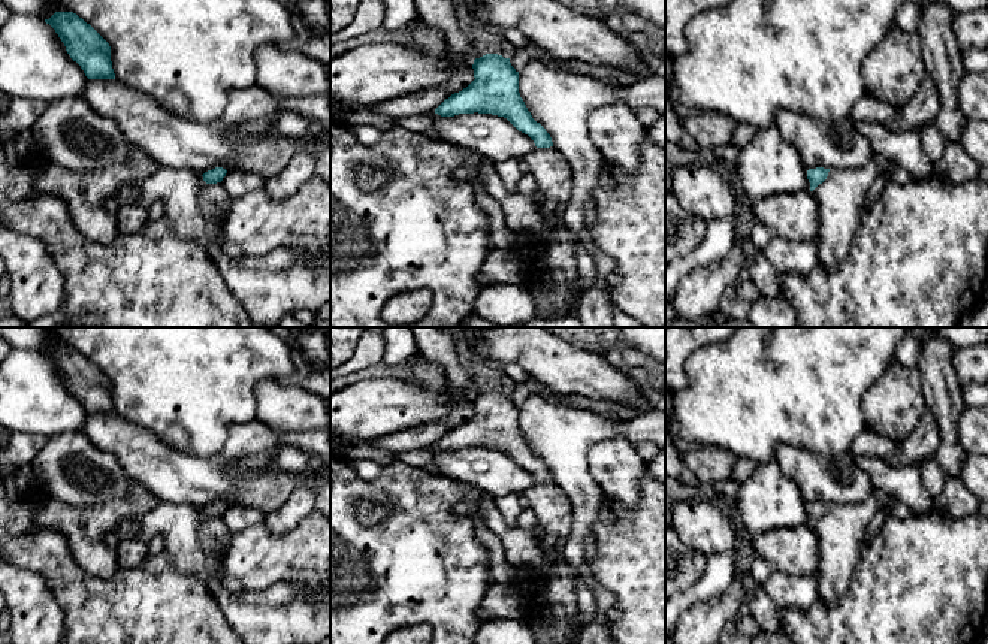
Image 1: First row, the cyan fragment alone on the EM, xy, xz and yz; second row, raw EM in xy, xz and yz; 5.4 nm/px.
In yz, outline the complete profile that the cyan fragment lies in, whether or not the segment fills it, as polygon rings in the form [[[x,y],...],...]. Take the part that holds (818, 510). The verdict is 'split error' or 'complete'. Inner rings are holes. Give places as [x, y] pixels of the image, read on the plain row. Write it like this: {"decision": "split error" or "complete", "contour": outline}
{"decision": "complete", "contour": [[[816,502],[807,505],[807,514],[810,517],[810,526],[813,526],[819,518],[822,518],[828,511],[830,504]]]}

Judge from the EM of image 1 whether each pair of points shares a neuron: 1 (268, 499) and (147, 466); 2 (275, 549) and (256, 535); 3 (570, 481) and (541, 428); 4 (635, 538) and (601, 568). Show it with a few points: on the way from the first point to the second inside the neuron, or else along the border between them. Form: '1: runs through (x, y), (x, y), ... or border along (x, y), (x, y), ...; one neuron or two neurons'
1: runs through (238, 487), (229, 487), (217, 480), (177, 477); one neuron
2: runs through (271, 549), (260, 540); one neuron
3: runs through (570, 468), (565, 451), (555, 441); one neuron
4: runs through (627, 547), (610, 564); one neuron

